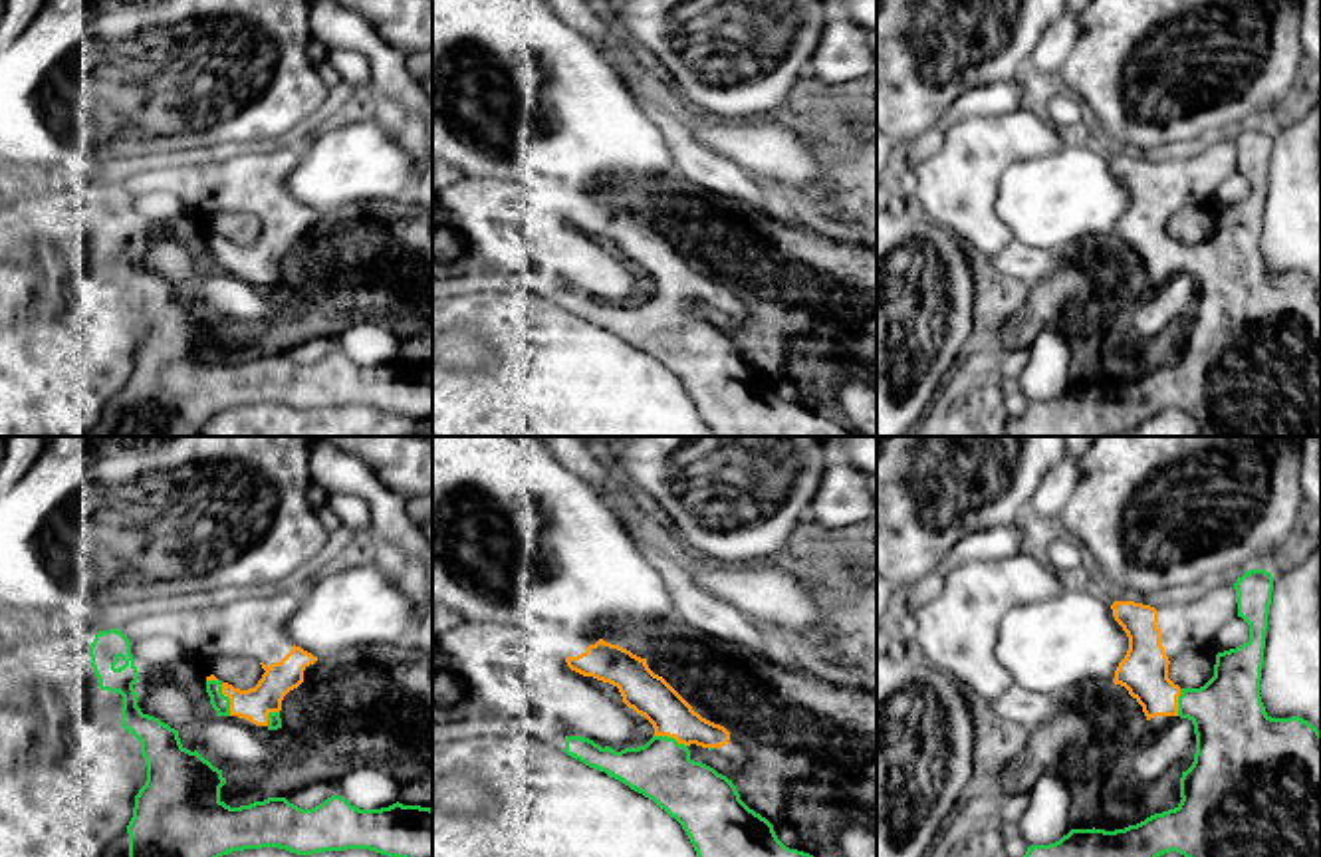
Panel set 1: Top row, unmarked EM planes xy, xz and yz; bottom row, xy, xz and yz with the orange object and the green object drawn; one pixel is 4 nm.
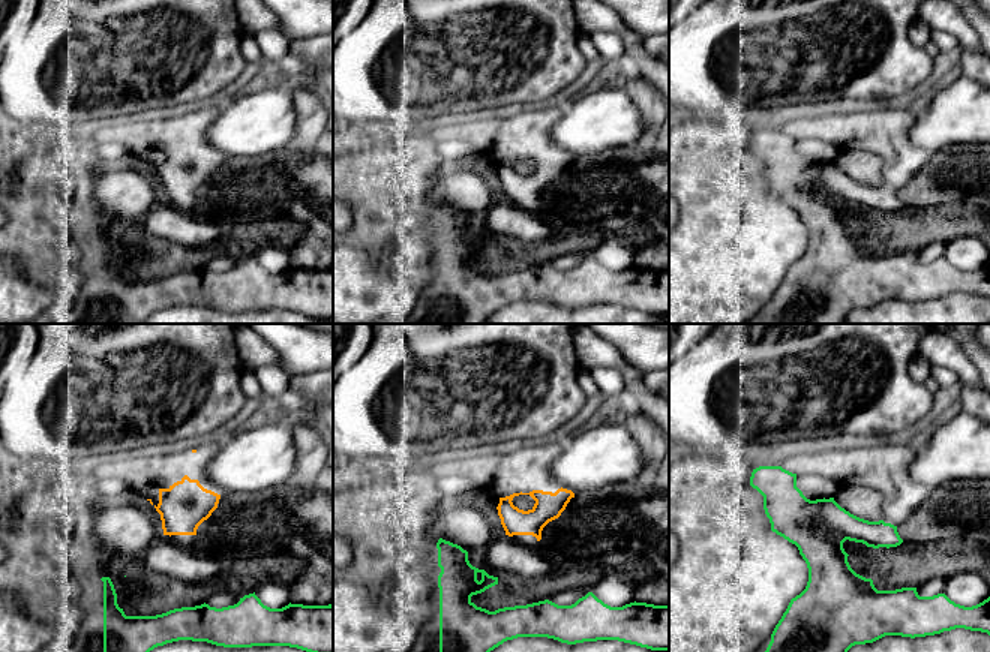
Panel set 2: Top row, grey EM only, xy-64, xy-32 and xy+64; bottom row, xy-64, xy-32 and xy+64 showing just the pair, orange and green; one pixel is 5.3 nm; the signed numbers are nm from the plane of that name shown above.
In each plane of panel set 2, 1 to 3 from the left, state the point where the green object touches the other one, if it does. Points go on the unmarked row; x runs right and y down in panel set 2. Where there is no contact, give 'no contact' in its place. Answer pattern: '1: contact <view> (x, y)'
1: no contact
2: no contact
3: no contact

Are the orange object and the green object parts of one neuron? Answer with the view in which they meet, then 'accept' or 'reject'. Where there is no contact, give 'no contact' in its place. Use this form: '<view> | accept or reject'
xy | accept

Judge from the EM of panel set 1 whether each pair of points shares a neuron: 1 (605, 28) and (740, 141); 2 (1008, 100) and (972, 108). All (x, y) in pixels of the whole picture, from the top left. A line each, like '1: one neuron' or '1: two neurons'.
1: one neuron
2: one neuron

